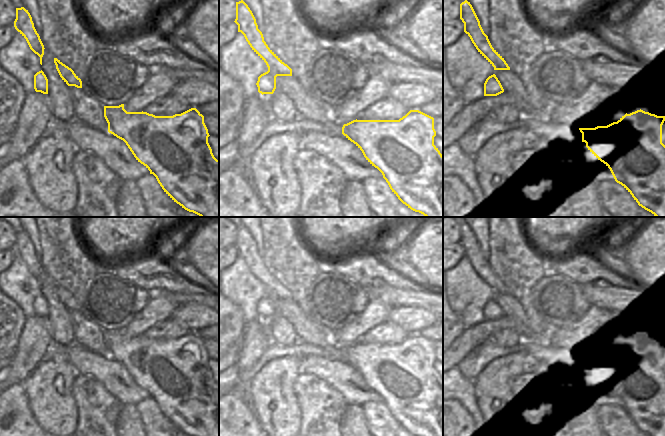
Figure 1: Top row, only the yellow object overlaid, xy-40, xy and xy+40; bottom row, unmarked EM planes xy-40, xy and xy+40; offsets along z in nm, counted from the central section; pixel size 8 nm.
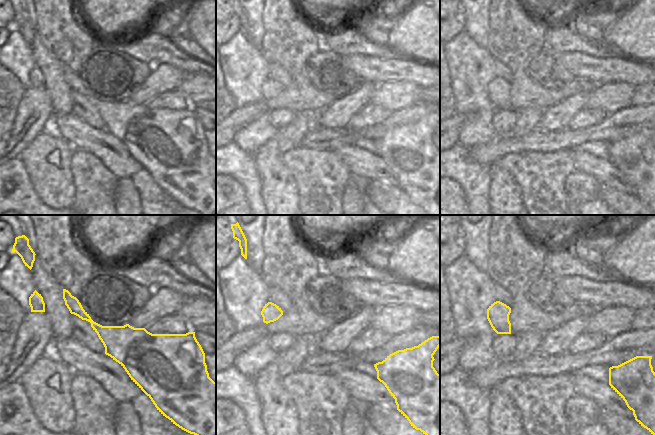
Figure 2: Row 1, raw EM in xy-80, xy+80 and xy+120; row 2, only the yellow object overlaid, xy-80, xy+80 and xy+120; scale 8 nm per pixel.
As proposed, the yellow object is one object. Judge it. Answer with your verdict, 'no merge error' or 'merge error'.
no merge error

